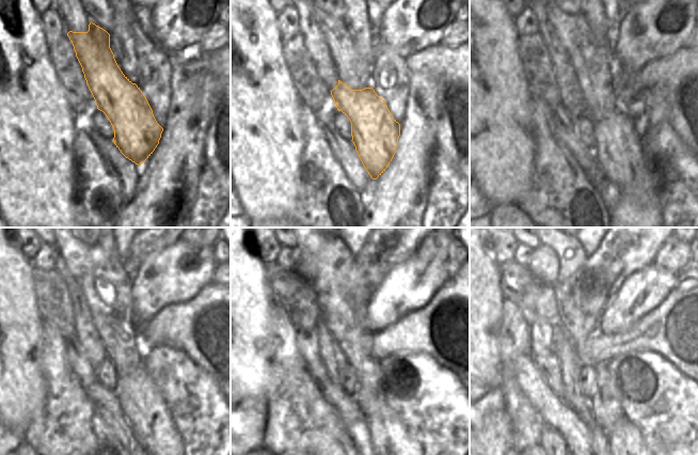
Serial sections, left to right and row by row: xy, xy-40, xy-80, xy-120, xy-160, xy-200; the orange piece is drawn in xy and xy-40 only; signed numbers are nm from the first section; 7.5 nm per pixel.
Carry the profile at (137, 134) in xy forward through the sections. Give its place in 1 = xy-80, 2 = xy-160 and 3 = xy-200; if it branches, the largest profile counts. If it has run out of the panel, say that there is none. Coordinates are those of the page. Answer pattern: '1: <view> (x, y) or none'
1: xy-80 (618, 150)
2: xy-160 (393, 444)
3: xy-200 (627, 444)

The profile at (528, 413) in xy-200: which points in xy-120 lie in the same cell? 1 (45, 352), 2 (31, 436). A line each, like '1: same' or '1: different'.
1: same
2: same

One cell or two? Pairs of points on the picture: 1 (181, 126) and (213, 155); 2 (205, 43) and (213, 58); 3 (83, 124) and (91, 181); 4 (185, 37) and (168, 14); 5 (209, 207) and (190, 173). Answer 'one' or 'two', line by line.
1: two
2: two
3: one
4: one
5: two

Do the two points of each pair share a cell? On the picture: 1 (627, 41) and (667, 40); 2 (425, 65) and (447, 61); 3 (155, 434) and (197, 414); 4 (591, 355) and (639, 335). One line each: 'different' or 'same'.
1: same
2: same
3: different
4: same

